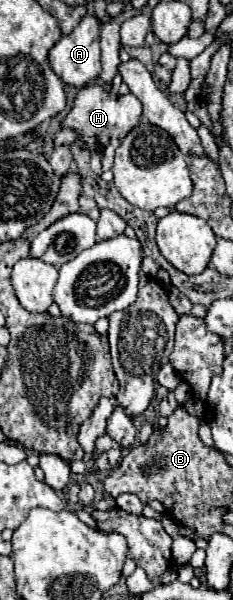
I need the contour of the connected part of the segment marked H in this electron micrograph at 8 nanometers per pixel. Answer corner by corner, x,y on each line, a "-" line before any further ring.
88,84
78,92
76,104
74,104
72,112
66,116
64,126
72,128
72,130
78,130
86,148
94,150
96,142
106,146
110,138
126,136
138,124
140,114
142,114
142,102
134,94
126,94
126,96
116,98
102,84

